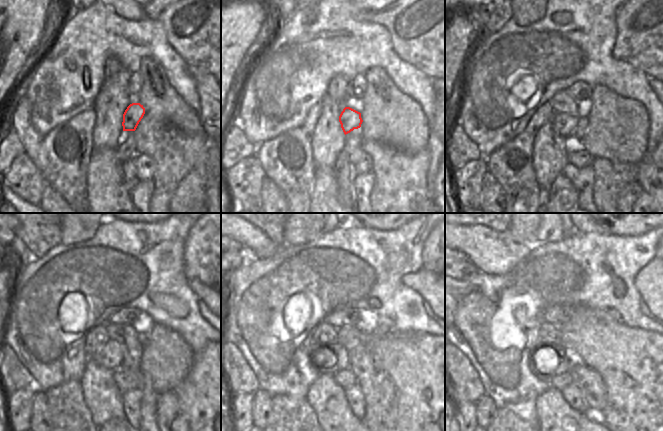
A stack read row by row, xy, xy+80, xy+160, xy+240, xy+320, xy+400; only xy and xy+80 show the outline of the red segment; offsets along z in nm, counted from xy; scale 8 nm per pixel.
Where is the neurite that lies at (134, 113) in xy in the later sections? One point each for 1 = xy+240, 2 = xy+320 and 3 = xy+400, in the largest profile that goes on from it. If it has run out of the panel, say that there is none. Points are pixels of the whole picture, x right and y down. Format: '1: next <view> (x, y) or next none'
1: next xy+240 (110, 356)
2: next xy+320 (334, 358)
3: next xy+400 (544, 362)

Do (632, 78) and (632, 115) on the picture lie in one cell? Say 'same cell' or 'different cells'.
different cells

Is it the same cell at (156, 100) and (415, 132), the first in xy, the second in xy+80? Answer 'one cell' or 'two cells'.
one cell

